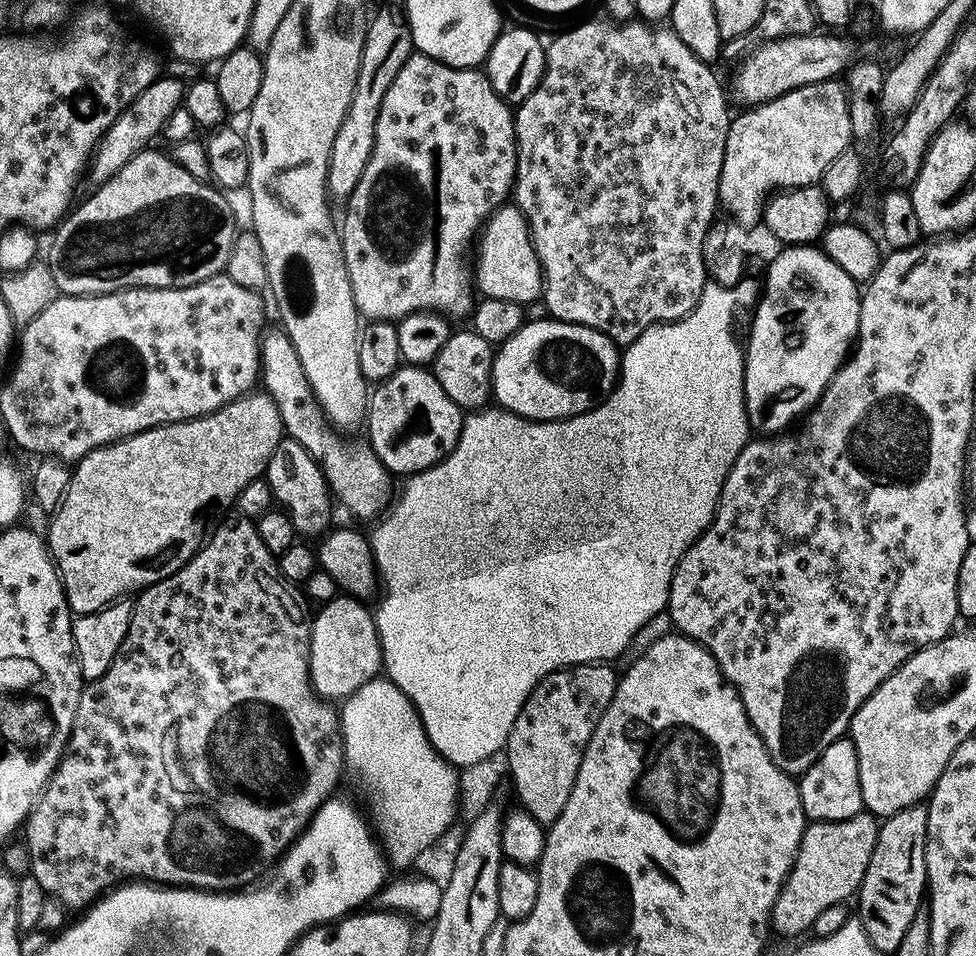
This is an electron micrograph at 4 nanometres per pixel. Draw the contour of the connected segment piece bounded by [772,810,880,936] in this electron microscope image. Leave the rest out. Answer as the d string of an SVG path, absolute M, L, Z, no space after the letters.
M865 810L845 820L814 820L805 827L788 881L772 907L772 928L784 936L800 936L811 929L822 910L843 905L857 895L878 842L880 824Z

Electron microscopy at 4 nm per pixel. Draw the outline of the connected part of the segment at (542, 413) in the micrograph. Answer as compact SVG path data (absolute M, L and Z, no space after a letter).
M529 319L499 345L490 392L505 412L527 420L564 420L595 408L616 386L621 349L605 334L564 320Z

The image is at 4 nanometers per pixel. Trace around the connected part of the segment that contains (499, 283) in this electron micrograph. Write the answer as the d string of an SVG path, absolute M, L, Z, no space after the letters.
M508 202L497 207L487 217L482 231L479 233L480 253L476 256L476 284L480 287L480 296L489 300L505 300L521 306L529 306L541 299L544 290L544 269L540 267L540 259L532 245L532 234L528 230L528 220L515 203Z

